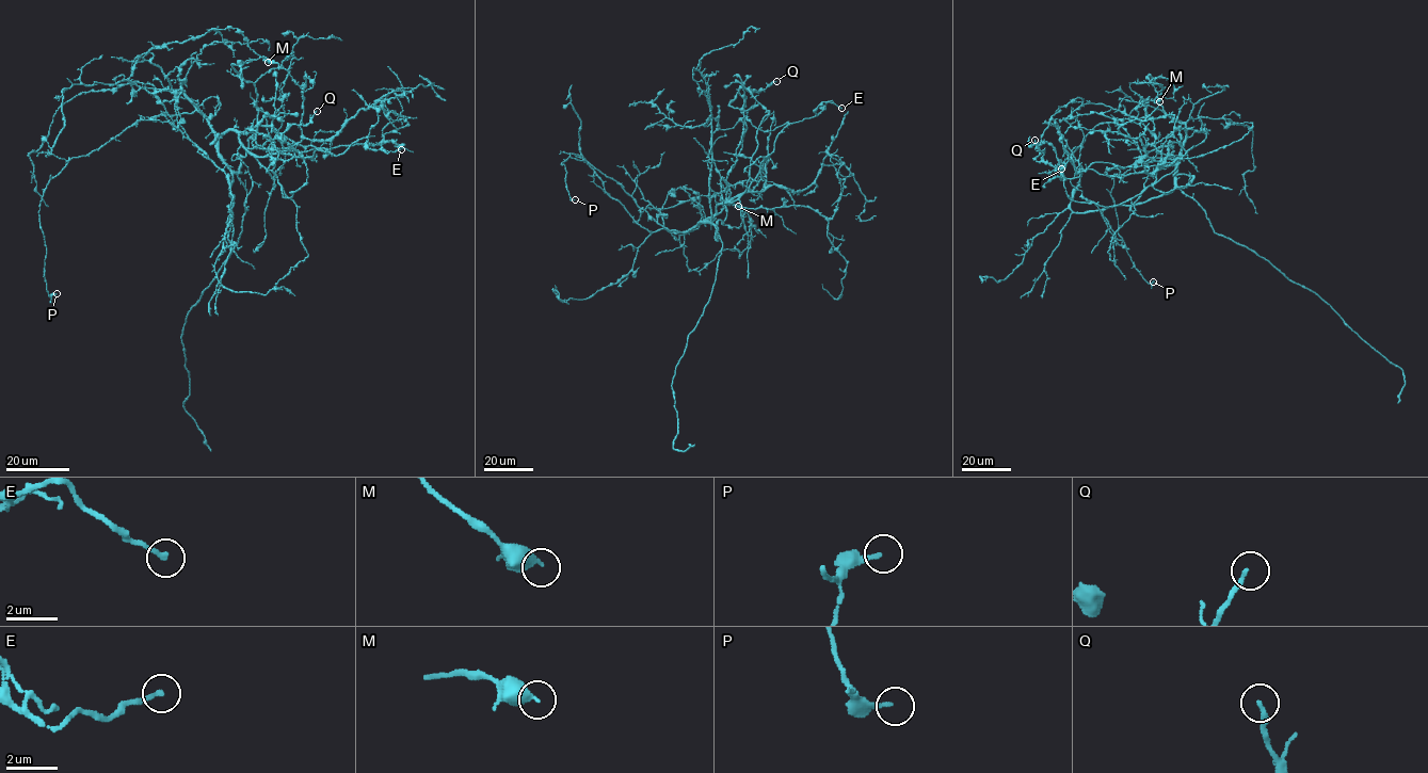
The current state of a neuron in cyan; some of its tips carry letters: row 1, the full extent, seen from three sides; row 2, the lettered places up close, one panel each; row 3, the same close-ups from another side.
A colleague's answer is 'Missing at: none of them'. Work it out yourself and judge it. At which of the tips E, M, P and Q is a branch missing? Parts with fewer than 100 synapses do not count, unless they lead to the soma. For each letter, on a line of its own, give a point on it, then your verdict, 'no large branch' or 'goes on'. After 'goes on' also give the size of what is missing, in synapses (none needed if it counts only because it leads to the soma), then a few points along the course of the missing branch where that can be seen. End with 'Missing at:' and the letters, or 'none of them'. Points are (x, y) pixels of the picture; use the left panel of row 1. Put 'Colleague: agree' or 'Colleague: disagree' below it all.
E: (401, 149) | no large branch
M: (268, 62) | no large branch
P: (57, 293) | no large branch
Q: (317, 111) | no large branch
Missing at: none of them
Colleague: agree

